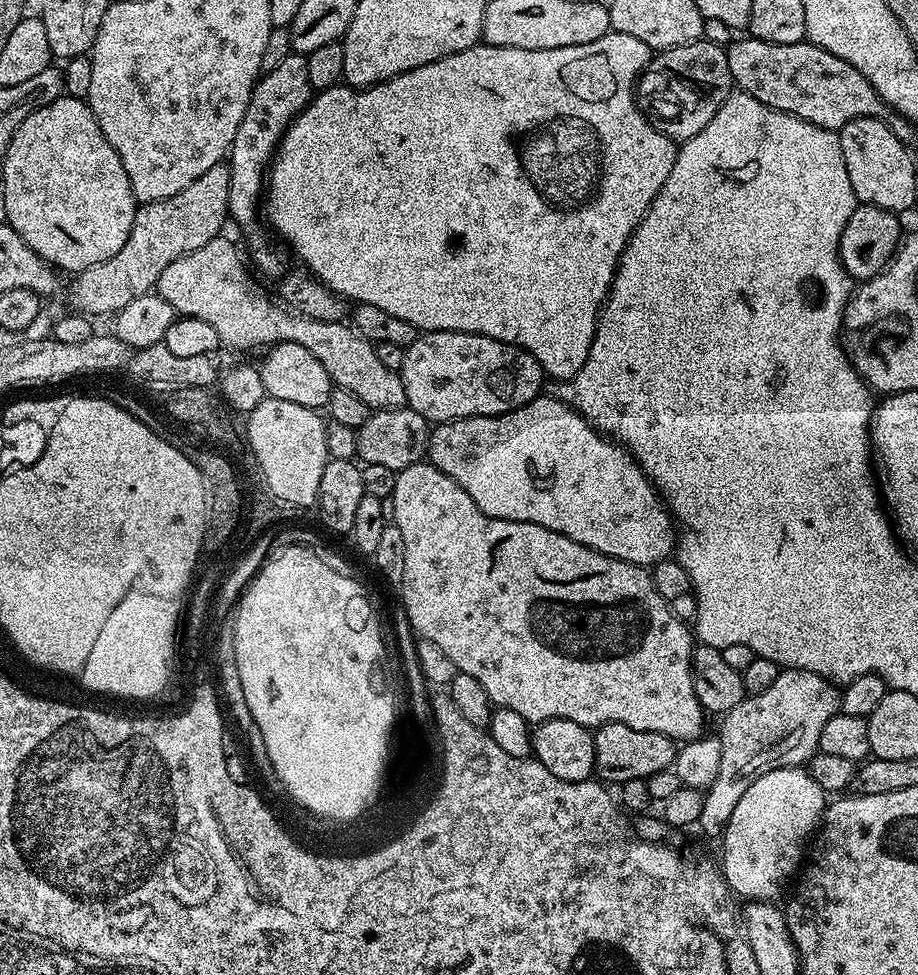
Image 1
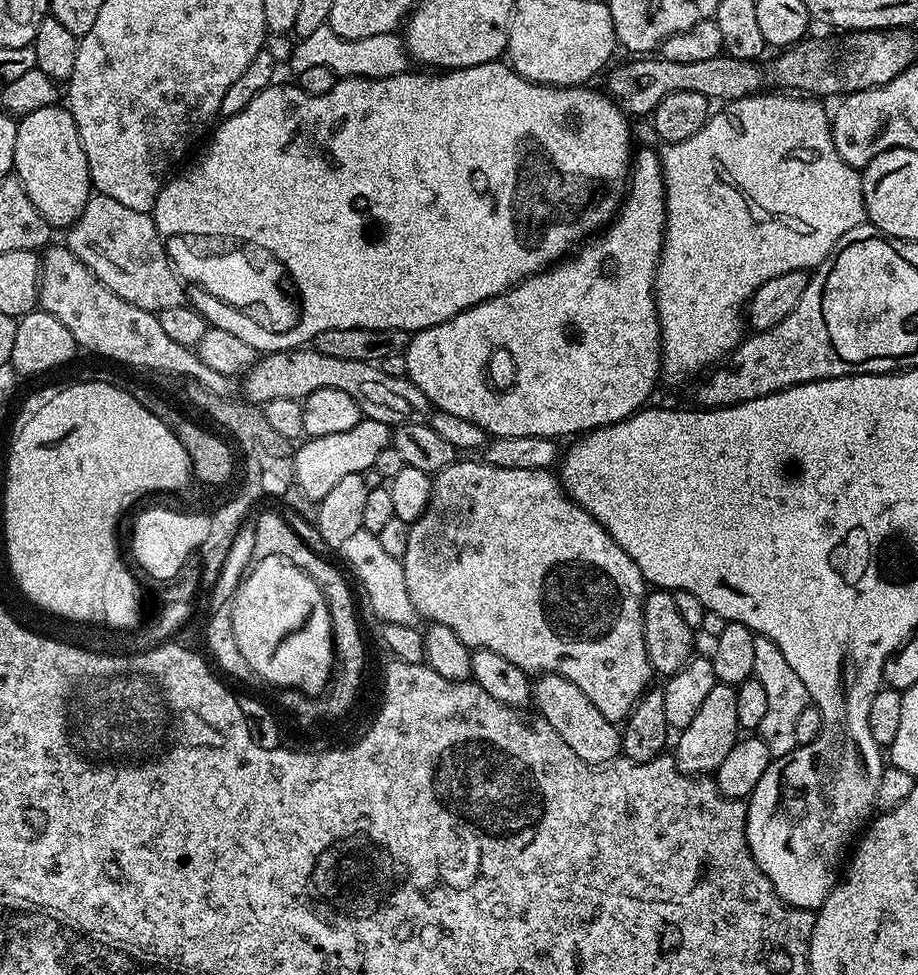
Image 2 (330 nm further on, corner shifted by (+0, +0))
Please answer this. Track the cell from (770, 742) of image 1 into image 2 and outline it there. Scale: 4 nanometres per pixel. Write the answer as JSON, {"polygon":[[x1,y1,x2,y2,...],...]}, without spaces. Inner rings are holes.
{"polygon":[[758,636,754,638,754,670,753,677,766,689,767,709,762,717,762,722,758,729,761,740,766,742,769,753,773,757,787,756,789,752,798,747,794,738,794,729,797,727,798,717,802,710,810,706,808,691,806,686,802,686,802,681,798,679,798,674,786,662,786,657,782,655,782,650,770,642,770,638]]}

